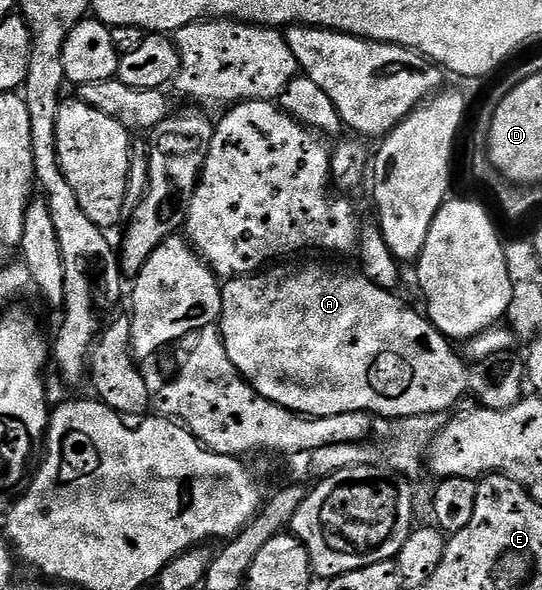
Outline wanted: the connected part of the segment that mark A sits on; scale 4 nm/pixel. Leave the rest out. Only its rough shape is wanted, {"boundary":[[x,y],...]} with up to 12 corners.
{"boundary":[[358,271],[222,285],[233,366],[303,416],[525,395]]}

